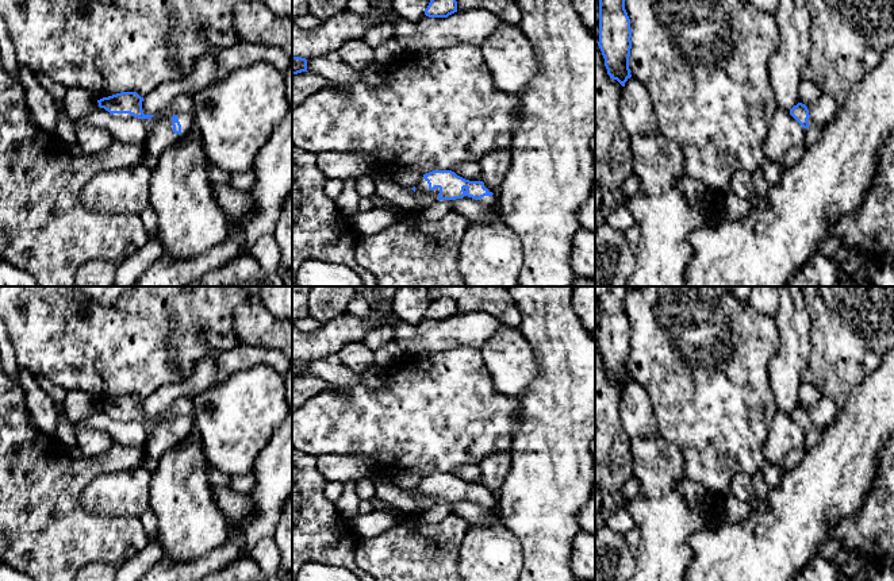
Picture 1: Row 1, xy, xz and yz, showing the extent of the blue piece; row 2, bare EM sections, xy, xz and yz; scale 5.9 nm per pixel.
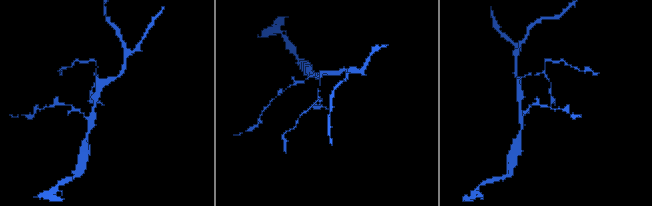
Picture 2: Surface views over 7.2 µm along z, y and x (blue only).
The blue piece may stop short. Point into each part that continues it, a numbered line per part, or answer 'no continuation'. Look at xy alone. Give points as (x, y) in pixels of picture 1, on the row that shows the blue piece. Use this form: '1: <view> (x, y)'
no continuation

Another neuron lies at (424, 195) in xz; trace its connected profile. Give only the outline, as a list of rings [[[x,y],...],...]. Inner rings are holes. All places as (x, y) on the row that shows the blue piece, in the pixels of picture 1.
[[[422,178],[415,185],[415,193],[417,193],[418,201],[421,201],[425,207],[429,207],[438,199],[440,188],[430,191],[427,181],[425,178]]]

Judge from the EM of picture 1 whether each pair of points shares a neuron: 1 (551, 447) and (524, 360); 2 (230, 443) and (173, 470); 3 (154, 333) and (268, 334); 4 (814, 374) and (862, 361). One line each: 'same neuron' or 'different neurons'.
1: different neurons
2: different neurons
3: different neurons
4: same neuron

